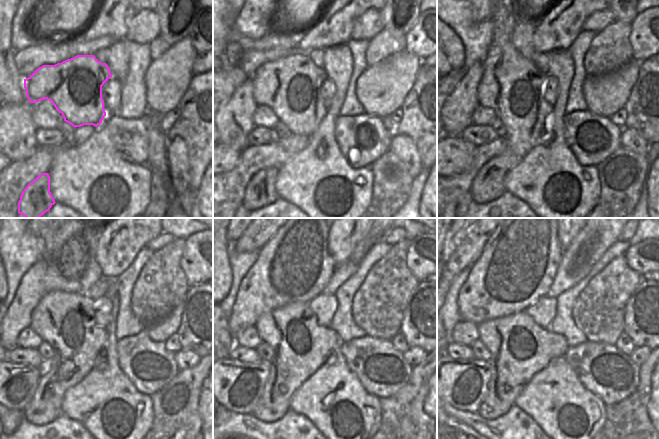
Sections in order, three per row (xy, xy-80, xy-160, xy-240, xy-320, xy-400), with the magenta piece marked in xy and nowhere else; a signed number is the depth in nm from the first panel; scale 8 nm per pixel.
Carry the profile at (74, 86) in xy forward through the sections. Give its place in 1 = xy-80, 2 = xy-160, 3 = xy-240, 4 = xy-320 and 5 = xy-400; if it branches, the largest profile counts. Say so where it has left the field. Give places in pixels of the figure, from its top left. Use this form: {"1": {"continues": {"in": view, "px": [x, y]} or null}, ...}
{"1": {"continues": {"in": "xy-80", "px": [290, 86]}}, "2": {"continues": {"in": "xy-160", "px": [511, 86]}}, "3": {"continues": {"in": "xy-240", "px": [65, 321]}}, "4": {"continues": {"in": "xy-320", "px": [301, 345]}}, "5": {"continues": {"in": "xy-400", "px": [519, 348]}}}

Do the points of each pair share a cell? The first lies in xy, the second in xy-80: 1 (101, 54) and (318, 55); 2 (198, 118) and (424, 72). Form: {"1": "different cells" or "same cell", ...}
{"1": "same cell", "2": "same cell"}

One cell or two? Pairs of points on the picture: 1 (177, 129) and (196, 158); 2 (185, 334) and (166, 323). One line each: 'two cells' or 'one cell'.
1: one cell
2: two cells

